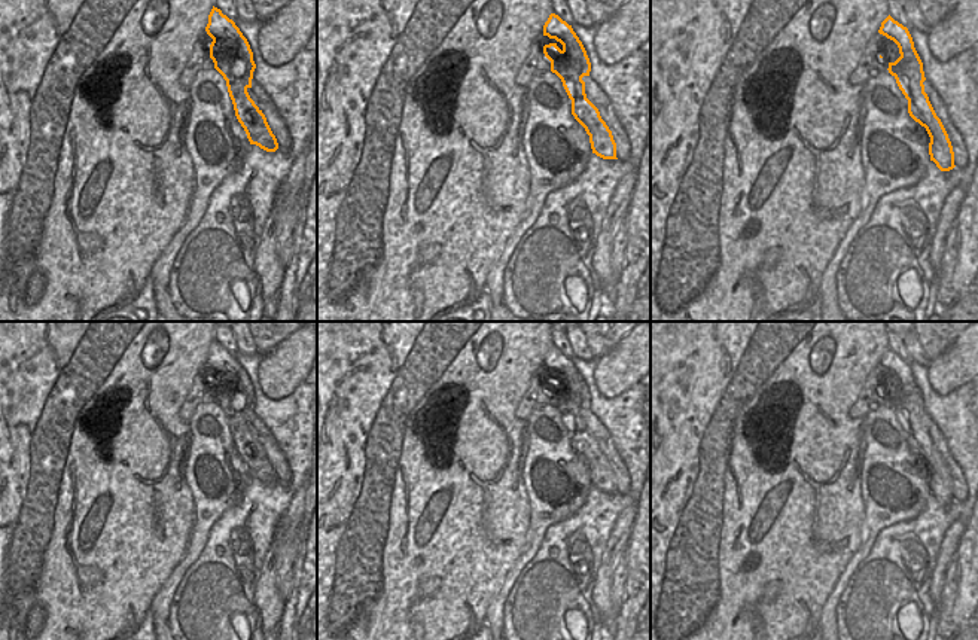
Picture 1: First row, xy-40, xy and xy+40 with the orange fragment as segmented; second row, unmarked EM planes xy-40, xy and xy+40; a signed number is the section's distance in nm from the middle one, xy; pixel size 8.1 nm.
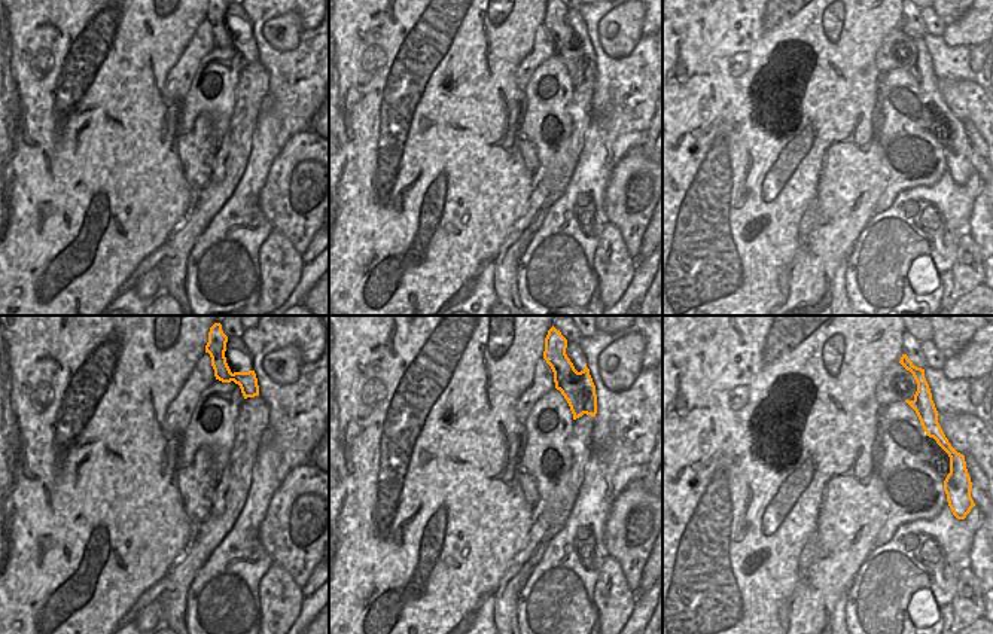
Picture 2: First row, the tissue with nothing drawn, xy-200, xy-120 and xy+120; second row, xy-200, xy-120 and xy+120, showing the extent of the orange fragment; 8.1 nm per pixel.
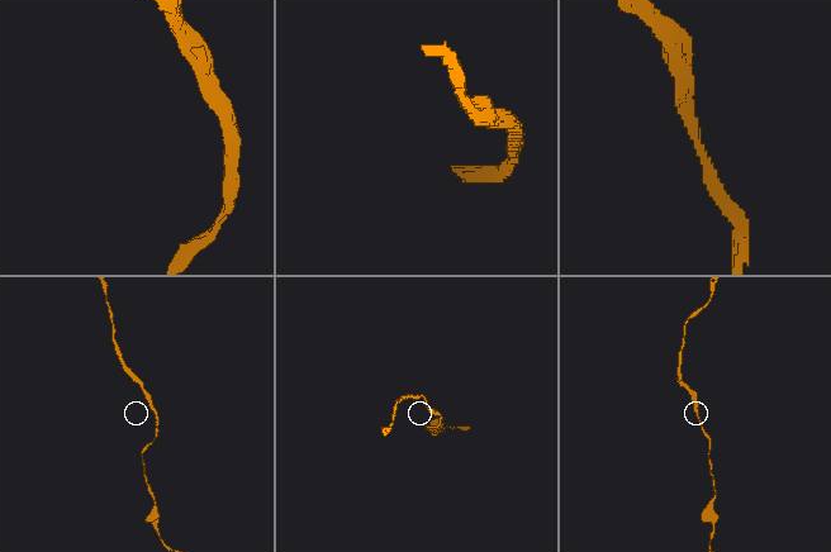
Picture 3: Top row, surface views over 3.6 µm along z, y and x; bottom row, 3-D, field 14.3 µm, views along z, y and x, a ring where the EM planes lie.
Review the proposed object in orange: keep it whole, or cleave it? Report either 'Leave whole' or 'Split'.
Leave whole.

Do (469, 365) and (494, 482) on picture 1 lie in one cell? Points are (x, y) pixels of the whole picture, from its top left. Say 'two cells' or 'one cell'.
one cell

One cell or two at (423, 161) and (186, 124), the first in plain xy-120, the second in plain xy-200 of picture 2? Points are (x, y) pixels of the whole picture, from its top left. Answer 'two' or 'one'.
two

